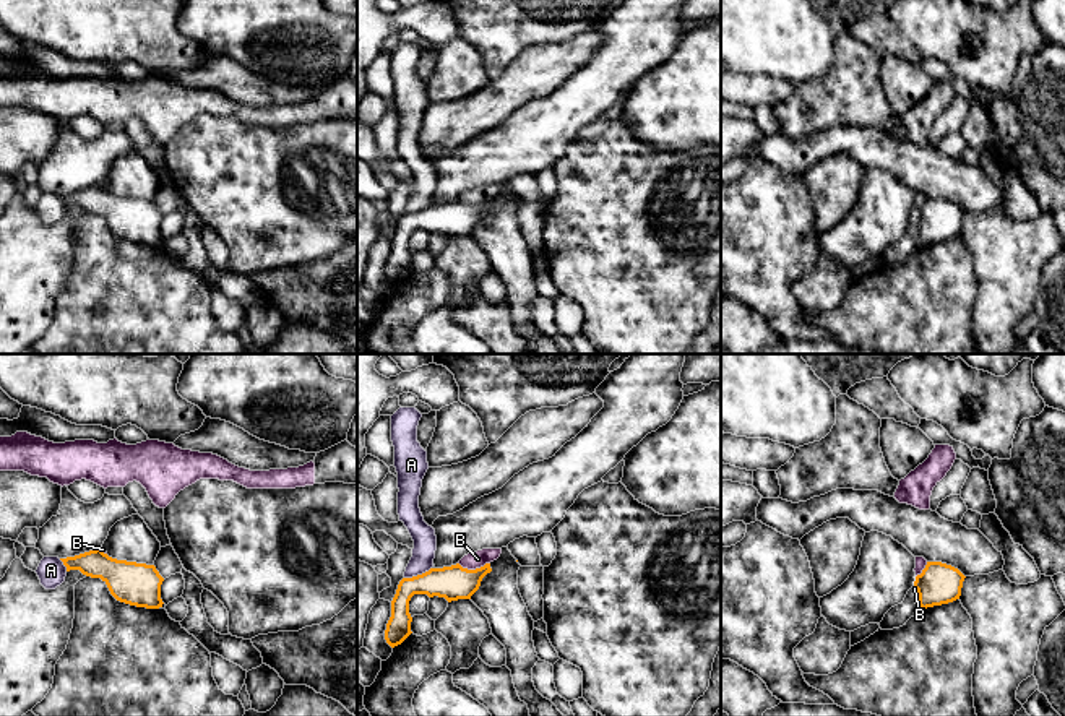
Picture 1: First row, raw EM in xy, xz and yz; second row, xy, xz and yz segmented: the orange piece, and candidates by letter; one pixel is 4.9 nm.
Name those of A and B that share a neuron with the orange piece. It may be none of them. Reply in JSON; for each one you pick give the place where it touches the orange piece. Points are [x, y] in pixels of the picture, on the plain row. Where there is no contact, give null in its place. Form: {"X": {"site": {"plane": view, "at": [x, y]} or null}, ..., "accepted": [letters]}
{"accepted": []}

